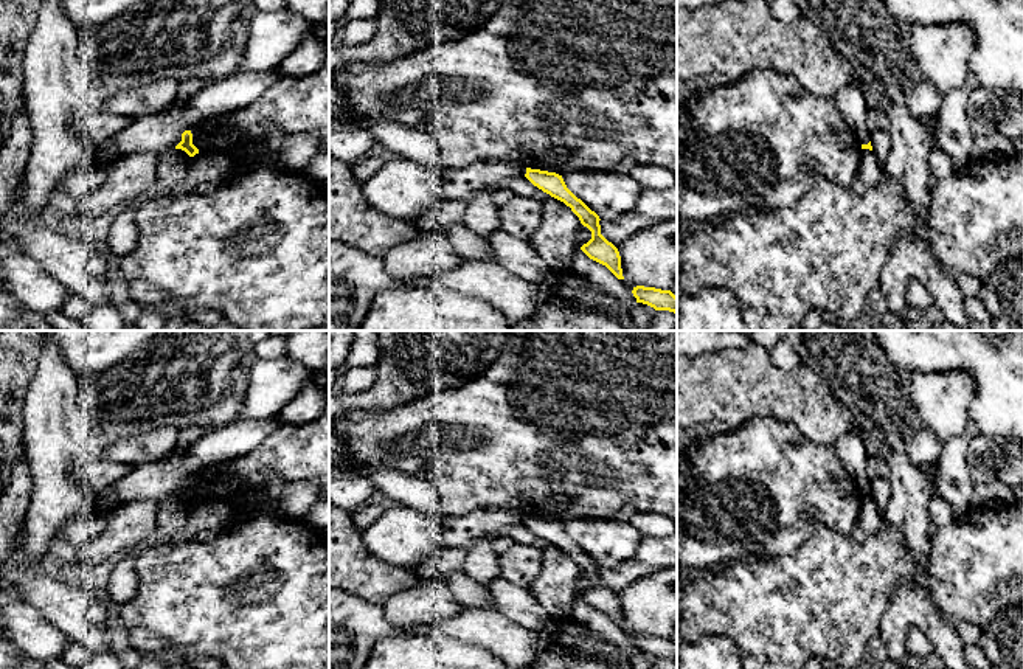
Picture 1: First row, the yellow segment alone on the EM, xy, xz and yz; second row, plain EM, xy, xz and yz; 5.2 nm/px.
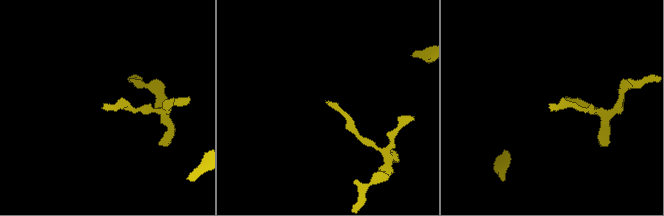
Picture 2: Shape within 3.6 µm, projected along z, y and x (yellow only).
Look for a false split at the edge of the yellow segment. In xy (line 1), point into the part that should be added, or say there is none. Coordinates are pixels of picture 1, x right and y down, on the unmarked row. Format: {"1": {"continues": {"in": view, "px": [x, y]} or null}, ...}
{"1": {"continues": null}}

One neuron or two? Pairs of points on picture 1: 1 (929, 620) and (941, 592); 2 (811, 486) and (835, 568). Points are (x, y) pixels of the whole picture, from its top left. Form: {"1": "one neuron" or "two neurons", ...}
{"1": "two neurons", "2": "two neurons"}

